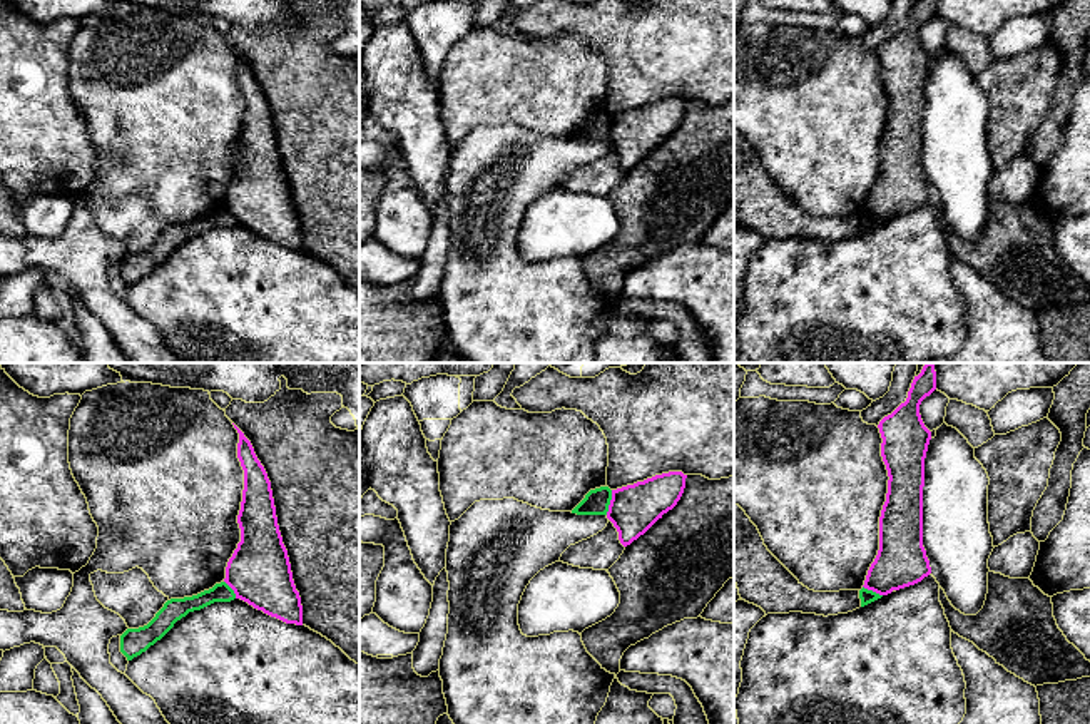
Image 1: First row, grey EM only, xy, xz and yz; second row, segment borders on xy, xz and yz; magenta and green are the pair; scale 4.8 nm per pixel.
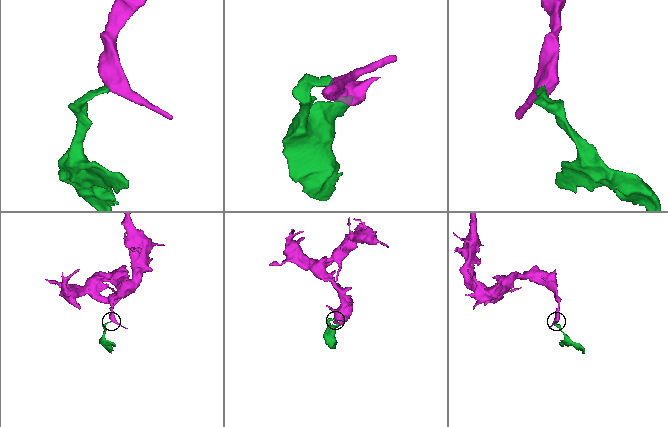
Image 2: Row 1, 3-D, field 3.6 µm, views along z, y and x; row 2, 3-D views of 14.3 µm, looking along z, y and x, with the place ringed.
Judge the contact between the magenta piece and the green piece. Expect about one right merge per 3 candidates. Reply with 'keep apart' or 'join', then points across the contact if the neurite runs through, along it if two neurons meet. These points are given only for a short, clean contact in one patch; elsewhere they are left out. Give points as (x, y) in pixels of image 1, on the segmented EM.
keep apart; border along xz (612, 490), (606, 514)

